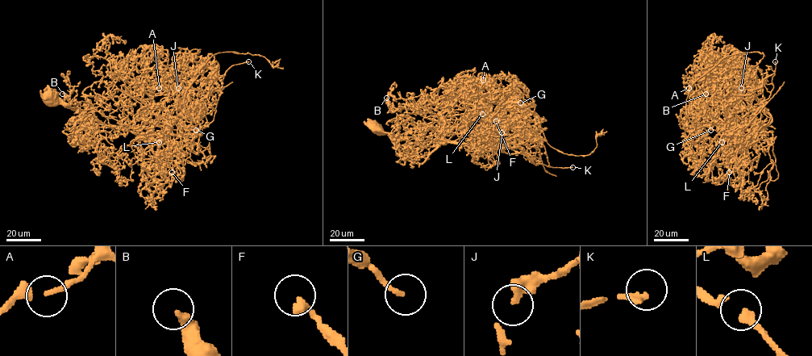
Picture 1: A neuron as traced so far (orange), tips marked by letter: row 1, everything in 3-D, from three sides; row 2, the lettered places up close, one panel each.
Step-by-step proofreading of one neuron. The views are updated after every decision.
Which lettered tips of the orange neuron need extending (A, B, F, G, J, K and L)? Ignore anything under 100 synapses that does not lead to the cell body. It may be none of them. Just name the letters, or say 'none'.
G, K

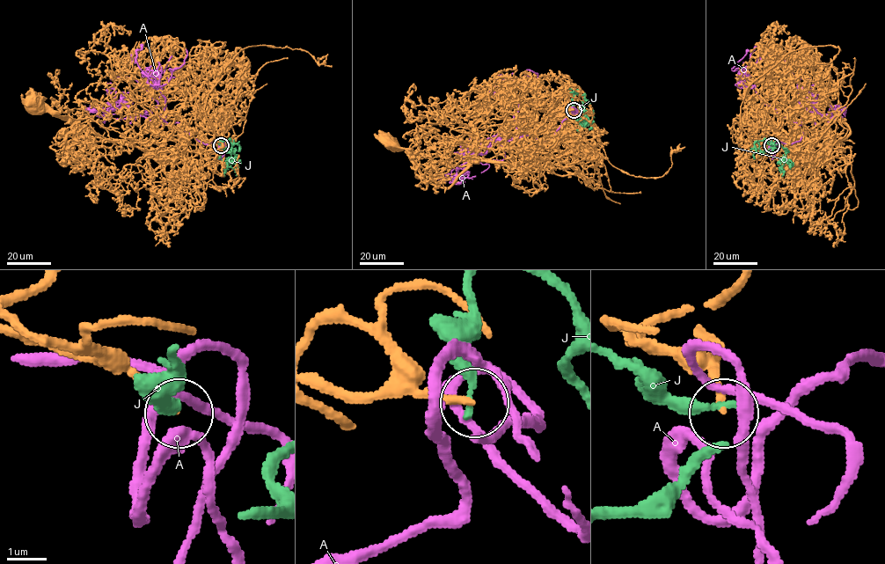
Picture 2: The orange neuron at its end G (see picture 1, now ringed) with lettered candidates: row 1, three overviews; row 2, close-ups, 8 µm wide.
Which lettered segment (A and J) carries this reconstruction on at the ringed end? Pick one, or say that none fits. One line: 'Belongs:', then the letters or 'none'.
Belongs: none

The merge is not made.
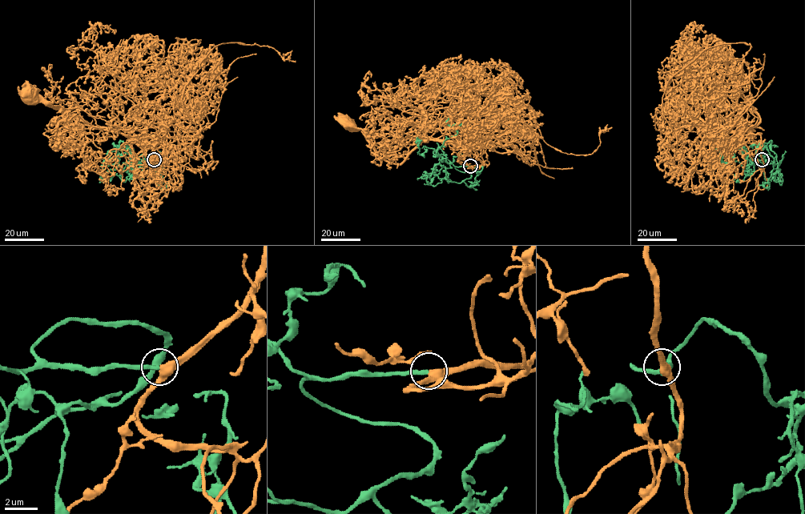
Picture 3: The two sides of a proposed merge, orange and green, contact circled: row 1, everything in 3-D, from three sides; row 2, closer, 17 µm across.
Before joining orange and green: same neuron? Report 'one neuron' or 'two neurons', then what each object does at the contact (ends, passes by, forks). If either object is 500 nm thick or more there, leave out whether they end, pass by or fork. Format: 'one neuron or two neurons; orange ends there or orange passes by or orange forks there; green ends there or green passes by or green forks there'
one neuron; orange passes by; green ends there

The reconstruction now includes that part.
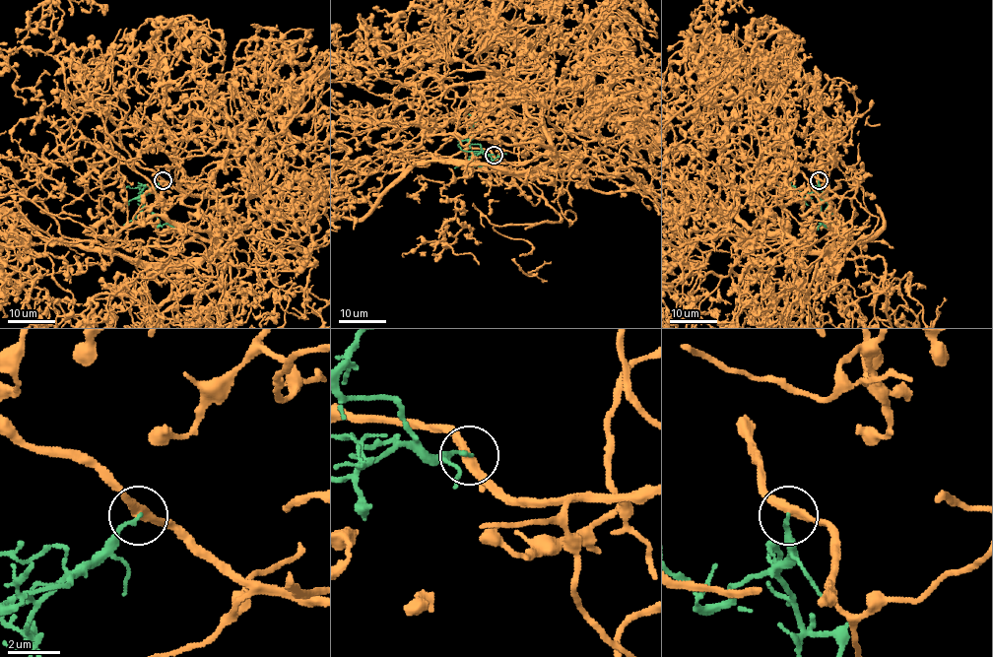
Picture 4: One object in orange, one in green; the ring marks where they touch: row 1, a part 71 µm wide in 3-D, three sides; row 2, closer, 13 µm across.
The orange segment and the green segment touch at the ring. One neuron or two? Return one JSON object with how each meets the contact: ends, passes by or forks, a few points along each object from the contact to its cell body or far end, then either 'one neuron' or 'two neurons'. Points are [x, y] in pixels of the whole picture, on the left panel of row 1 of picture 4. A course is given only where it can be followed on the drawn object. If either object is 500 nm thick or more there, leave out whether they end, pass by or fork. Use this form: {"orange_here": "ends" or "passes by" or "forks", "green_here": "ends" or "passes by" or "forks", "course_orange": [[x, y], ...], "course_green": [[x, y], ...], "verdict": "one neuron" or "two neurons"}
{"orange_here": "passes by", "green_here": "ends", "course_orange": [[162, 179], [224, 197], [244, 226], [217, 255], [190, 263], [129, 262], [47, 242]], "course_green": [[162, 180], [142, 202], [161, 225], [171, 225], [175, 229]], "verdict": "two neurons"}

